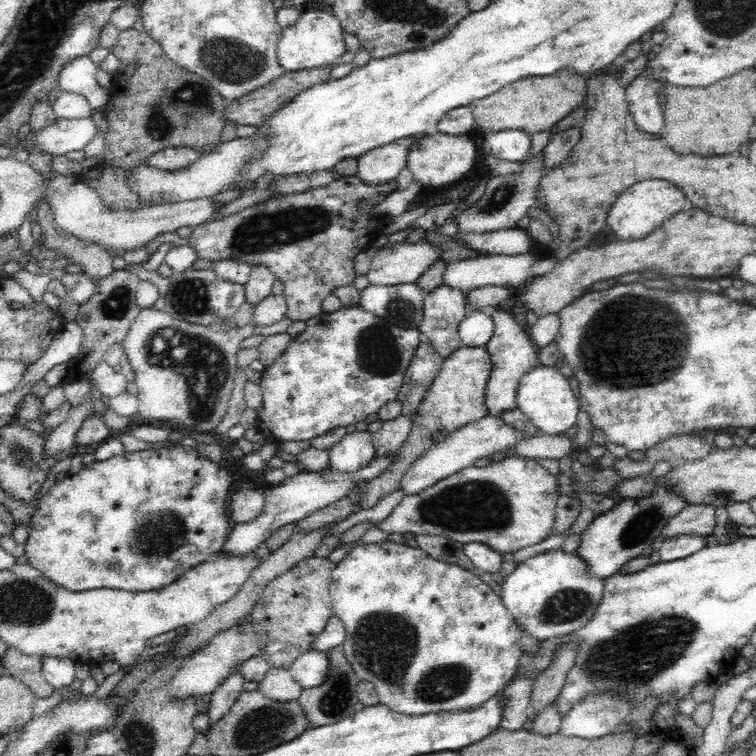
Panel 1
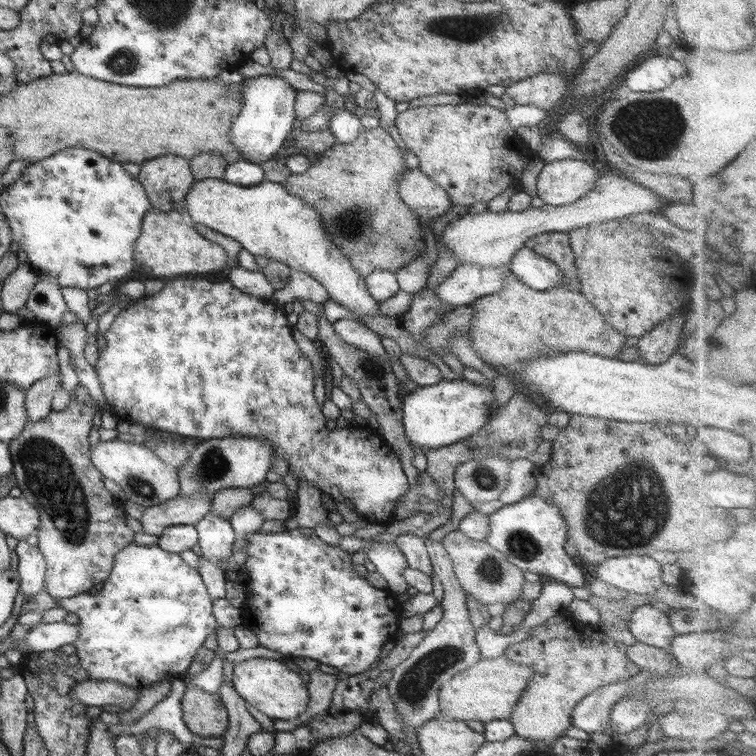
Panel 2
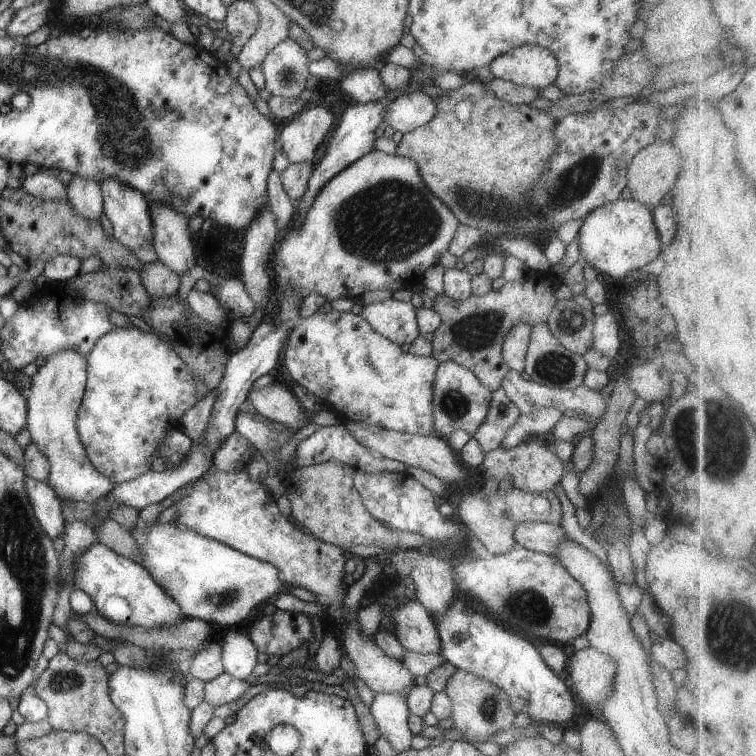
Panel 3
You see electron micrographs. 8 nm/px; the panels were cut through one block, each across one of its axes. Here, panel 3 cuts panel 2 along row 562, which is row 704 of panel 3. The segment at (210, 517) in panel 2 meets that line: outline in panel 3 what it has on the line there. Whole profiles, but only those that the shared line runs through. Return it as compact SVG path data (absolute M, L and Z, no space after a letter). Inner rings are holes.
M226 672L209 680L205 684L205 700L210 704L220 706L238 700L244 691L252 685L244 680L234 678Z

